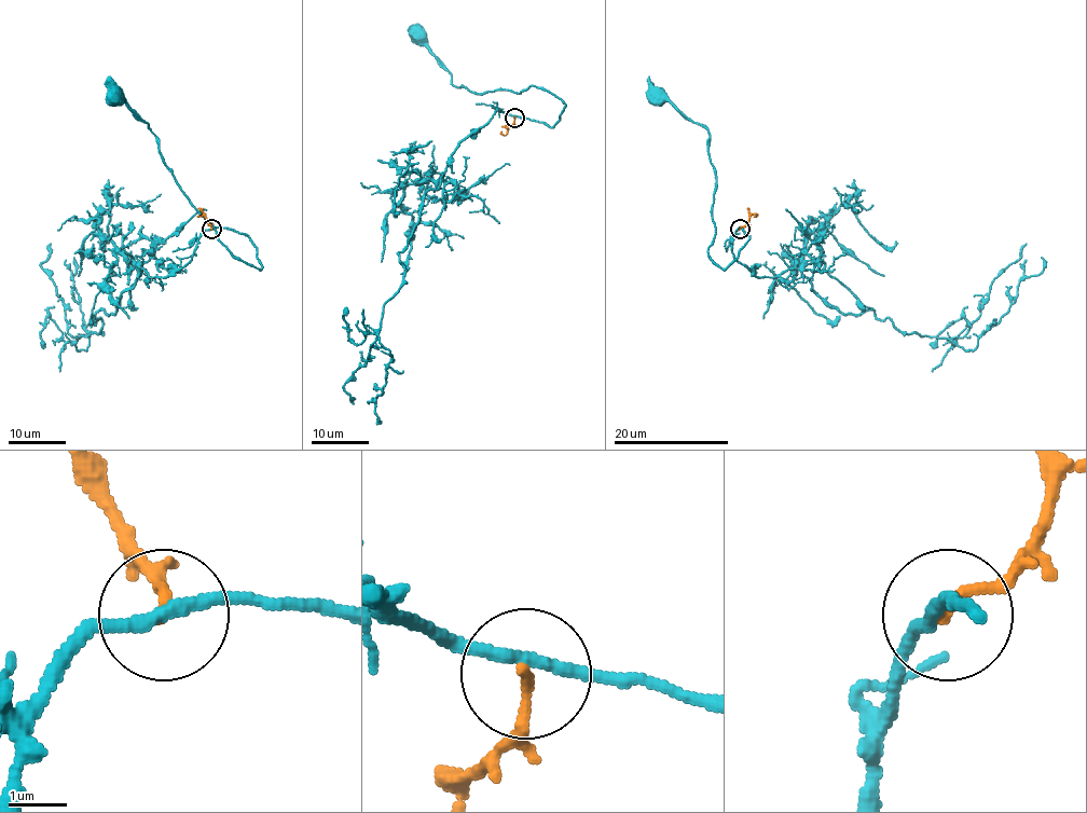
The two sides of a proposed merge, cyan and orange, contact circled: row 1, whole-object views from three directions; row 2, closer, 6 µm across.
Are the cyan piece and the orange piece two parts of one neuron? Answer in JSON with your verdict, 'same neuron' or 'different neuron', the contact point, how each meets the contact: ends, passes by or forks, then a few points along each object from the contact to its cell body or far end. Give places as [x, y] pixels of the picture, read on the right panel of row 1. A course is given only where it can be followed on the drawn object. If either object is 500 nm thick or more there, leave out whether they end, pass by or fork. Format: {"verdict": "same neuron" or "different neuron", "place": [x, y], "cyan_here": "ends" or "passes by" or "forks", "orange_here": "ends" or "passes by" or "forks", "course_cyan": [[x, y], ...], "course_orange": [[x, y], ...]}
{"verdict": "different neuron", "place": [740, 229], "cyan_here": "passes by", "orange_here": "ends", "course_cyan": [[739, 229], [748, 237], [725, 269], [707, 250], [715, 237], [716, 182], [709, 133], [660, 90], [656, 94]], "course_orange": [[739, 229], [748, 217], [753, 217]]}

